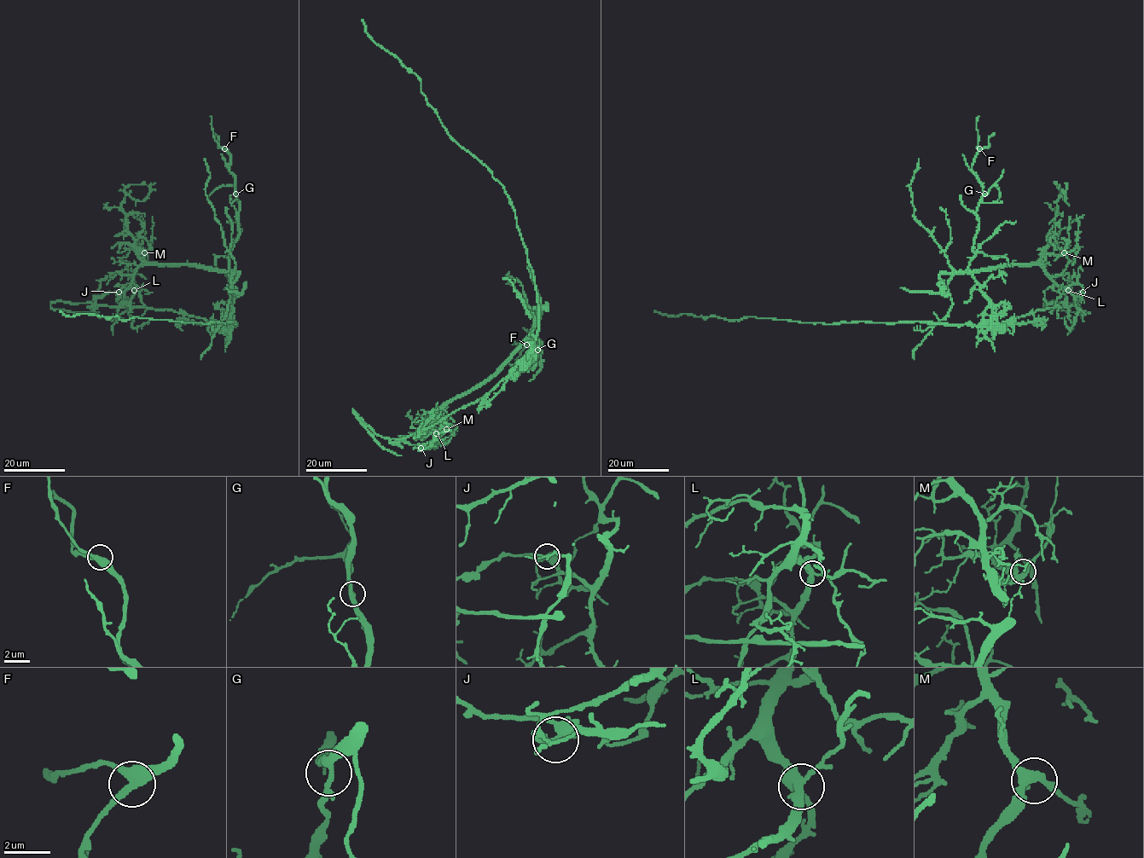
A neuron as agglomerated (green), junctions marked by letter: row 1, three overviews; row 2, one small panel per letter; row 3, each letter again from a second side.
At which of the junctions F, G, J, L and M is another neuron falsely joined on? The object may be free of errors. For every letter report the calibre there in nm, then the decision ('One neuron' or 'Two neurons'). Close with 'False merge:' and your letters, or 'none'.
F: Thickness 400 nm. One neuron
G: Thickness 280 nm. One neuron
J: Thickness 320 nm. Two neurons
L: Thickness 300 nm. One neuron
M: Thickness 320 nm. One neuron
False merge: J

